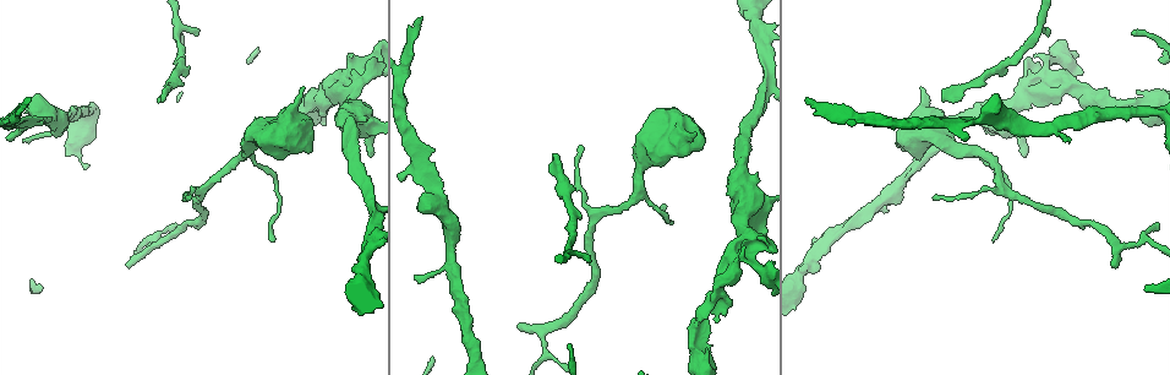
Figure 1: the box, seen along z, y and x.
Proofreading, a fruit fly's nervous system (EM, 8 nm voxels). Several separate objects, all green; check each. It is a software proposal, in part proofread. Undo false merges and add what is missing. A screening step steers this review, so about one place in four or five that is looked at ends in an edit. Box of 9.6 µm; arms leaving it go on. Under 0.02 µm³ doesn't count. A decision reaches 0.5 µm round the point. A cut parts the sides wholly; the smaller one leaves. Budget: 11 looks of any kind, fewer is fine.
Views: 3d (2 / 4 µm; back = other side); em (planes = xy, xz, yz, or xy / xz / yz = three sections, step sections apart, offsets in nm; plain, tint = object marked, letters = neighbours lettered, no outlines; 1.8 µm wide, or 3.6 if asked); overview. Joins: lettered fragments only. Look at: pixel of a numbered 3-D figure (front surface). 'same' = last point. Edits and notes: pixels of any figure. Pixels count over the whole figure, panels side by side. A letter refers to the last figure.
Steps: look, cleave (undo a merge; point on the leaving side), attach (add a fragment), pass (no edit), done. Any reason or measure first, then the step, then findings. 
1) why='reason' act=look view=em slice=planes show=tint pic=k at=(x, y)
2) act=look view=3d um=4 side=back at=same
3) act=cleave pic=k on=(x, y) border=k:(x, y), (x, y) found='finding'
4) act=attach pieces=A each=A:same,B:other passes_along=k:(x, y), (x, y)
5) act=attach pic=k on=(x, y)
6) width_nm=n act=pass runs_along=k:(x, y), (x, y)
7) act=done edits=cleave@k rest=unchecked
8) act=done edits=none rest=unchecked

act=look view=em slice=planes show=plain pic=1 at=(29, 100)

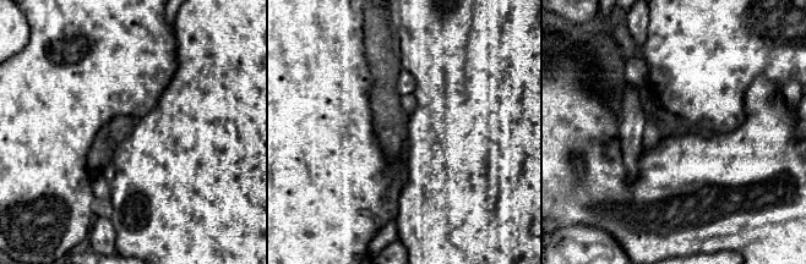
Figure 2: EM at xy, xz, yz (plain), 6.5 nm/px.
why='what lies round it' act=look view=em slice=planes show=letters at=same

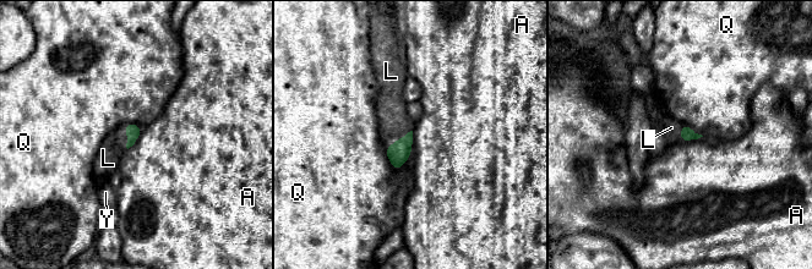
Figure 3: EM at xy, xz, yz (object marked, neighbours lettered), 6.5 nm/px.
act=attach pieces=L each=A:other,L:same,Q:other,Y:other passes_along=3:(398, 153), (399, 138), (391, 109) found='it goes on there'

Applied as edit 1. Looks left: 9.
why='see it whole again' act=look view=overview

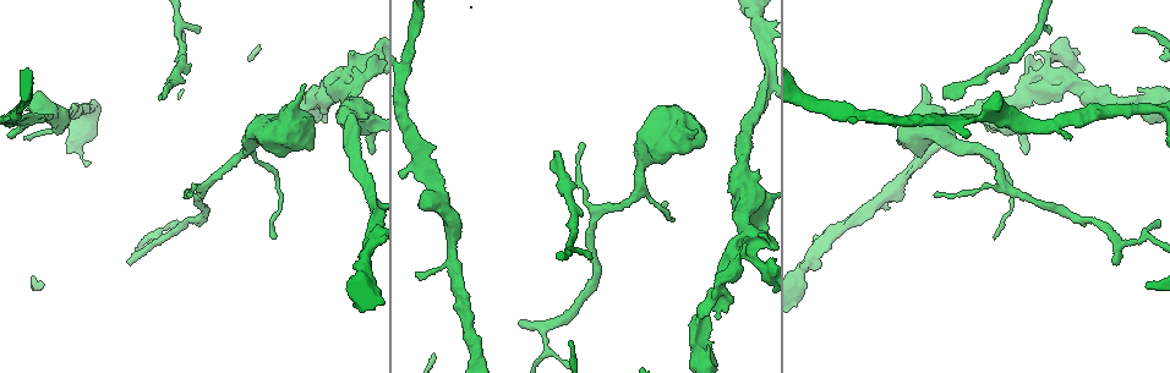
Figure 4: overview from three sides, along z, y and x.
why='tapers out' act=look view=em slice=planes show=letters pic=4 at=(1115, 262)

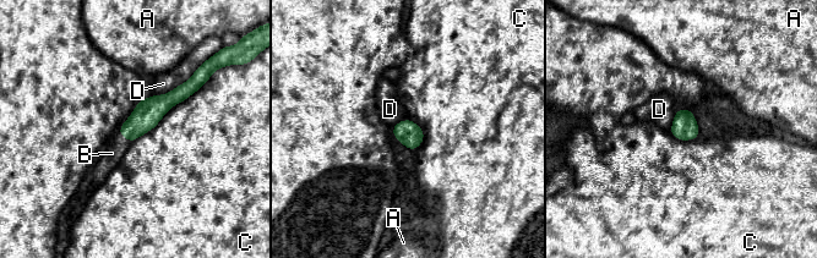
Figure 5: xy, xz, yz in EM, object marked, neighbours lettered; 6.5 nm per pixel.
width_nm=160 act=attach pieces=B each=A:other,B:same,C:other,D:other passes_along=5:(147, 114), (124, 137), (112, 153) found='it goes on there'

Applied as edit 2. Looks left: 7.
why='redraw' act=look view=overview

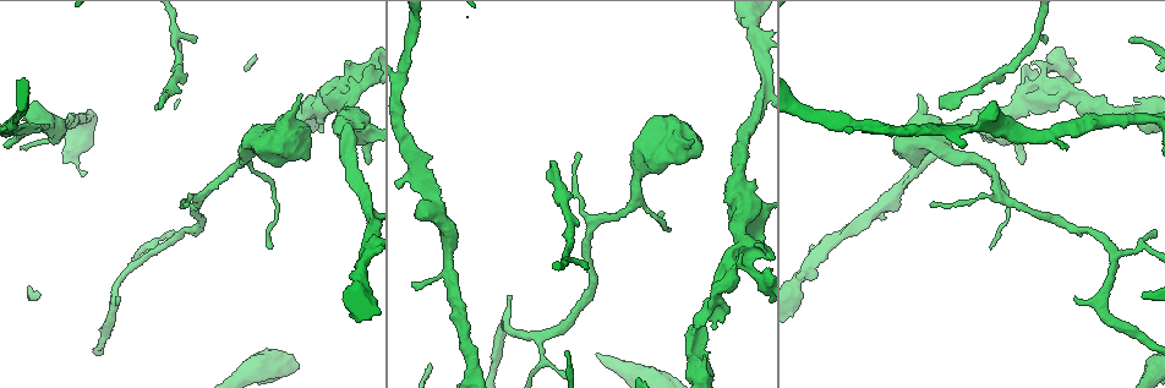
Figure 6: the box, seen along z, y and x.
why='branch stops here' act=look view=3d um=4 side=back pic=6 at=(717, 321)

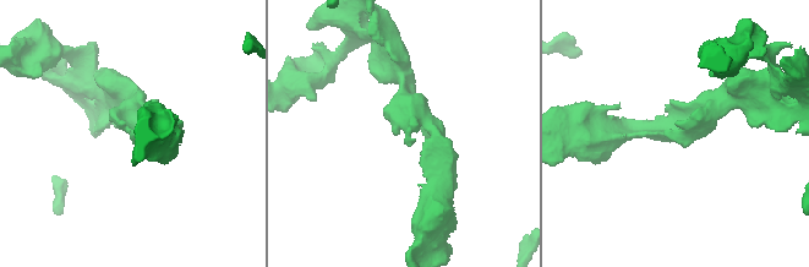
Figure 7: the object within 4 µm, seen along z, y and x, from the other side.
act=look view=em slice=planes show=letters pic=7 at=(674, 123)

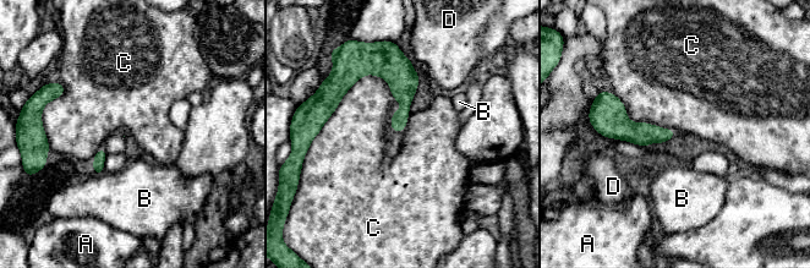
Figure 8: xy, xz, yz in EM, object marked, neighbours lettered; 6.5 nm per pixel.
act=pass each=A:other,B:other,C:other,D:other border=8:(389, 83), (364, 75), (318, 134) found='none of them fits'

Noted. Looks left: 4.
why='thin end' act=look view=em slice=planes show=letters pic=6 at=(194, 41)

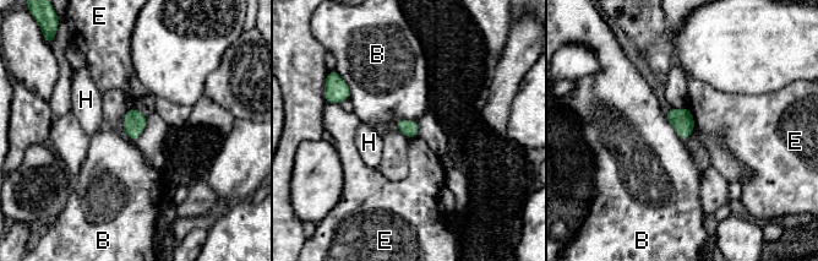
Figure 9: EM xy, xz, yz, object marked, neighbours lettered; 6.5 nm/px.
width_nm=110 longest_contact=B:160nm act=pass each=B:other,E:other,H:other found='none of them fits'

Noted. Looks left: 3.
why='calibre changes' act=look view=em um=3.6 slice=planes show=tint pic=6 at=(747, 219)

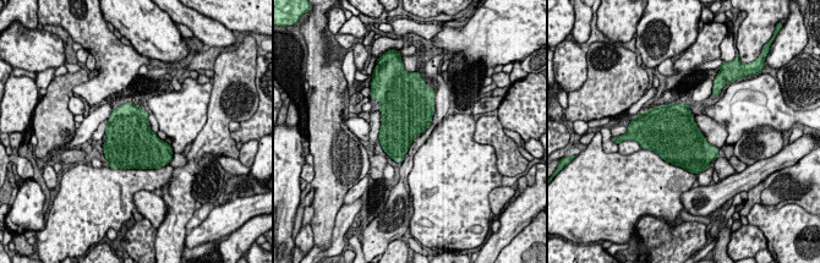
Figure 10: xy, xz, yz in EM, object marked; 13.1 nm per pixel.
act=look view=em um=3.6 slice=planes show=letters at=same

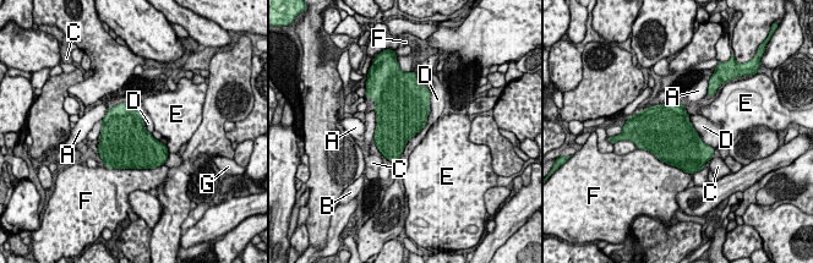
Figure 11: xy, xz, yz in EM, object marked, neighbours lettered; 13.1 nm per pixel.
act=pass each=A:other,B:other,C:other,D:other,E:other,F:other,G:other border=11:(430, 96), (427, 121), (397, 163) found='one neuron here'

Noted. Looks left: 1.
act=done edits=attach@3,attach@5 rest=unchecked

